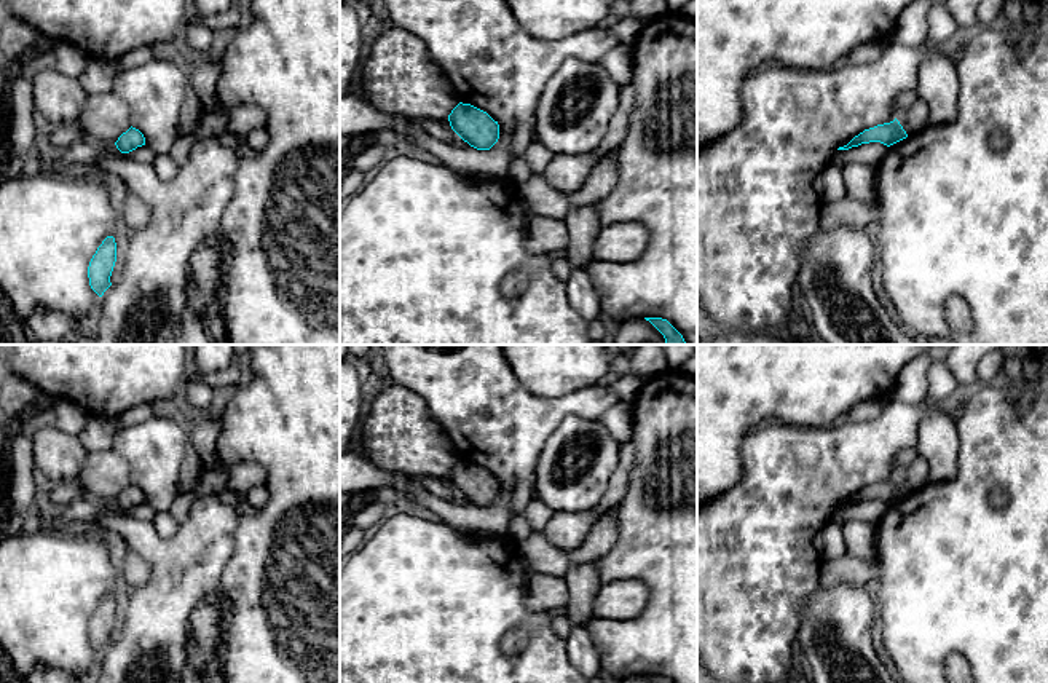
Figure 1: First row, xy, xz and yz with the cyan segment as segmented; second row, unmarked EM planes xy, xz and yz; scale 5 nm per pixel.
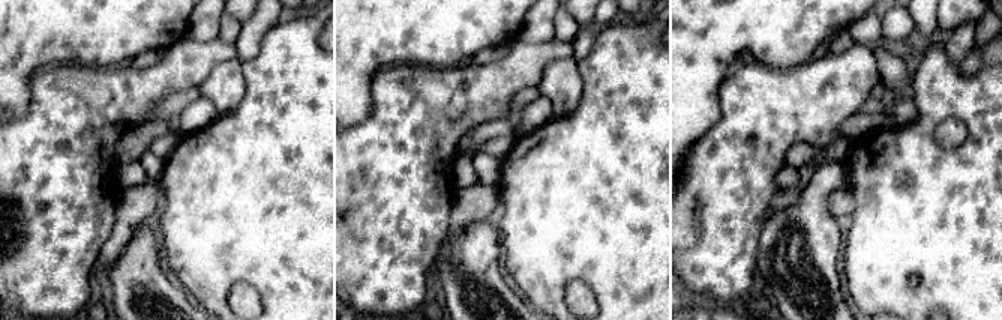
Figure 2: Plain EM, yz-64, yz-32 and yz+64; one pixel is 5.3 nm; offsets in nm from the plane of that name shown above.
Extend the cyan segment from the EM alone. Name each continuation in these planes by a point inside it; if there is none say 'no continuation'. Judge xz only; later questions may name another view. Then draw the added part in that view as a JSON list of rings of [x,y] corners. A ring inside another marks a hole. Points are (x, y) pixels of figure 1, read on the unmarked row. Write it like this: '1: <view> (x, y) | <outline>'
no continuation

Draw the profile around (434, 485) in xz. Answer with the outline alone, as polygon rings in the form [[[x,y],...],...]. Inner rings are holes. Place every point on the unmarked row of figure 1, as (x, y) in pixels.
[[[432,476],[415,477],[429,493],[451,503],[469,503],[451,485],[445,485],[442,479]]]

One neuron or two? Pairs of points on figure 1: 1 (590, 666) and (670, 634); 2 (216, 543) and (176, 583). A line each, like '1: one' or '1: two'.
1: two
2: one

